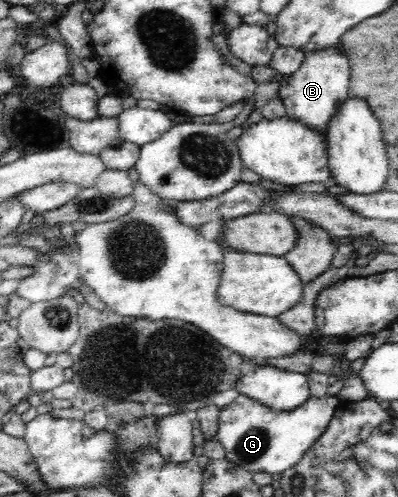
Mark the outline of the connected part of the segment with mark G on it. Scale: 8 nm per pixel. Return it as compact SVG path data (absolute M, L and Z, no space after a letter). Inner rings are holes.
M239 394L236 401L221 408L219 413L219 427L217 437L225 449L225 458L233 464L239 465L251 472L265 471L266 473L282 473L291 467L294 467L304 454L312 447L328 428L330 420L341 404L337 396L326 395L323 397L310 396L306 403L299 408L292 409L291 412L278 411L262 405L256 398L248 395Z

